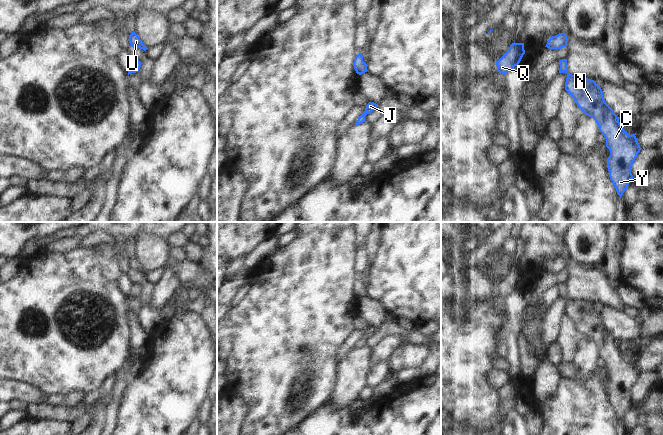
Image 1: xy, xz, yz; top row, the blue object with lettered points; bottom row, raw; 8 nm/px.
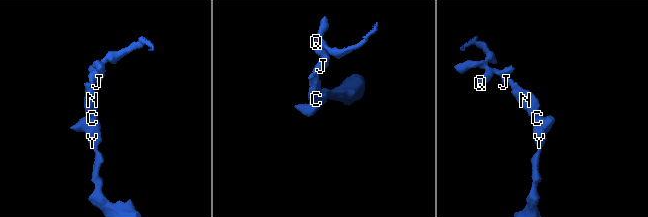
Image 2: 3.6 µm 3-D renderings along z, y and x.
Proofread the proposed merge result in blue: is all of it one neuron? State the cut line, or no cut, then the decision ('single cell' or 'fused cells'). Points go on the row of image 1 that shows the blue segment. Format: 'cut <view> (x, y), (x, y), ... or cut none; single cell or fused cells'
cut none; single cell

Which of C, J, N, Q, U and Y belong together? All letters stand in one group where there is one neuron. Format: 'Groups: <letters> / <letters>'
Groups: C J N Q U Y.

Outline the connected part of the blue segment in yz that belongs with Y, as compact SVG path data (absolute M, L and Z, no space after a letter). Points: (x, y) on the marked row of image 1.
M567 59L560 62L559 73L566 73L565 90L572 96L583 114L593 118L606 139L610 151L607 158L609 177L618 195L622 197L634 178L631 167L642 149L635 134L629 135L619 122L614 110L605 102L601 87L585 76L568 72Z

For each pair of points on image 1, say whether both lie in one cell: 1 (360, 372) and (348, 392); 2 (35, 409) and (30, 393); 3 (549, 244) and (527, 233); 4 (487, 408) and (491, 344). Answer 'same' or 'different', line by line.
1: same
2: different
3: same
4: same

